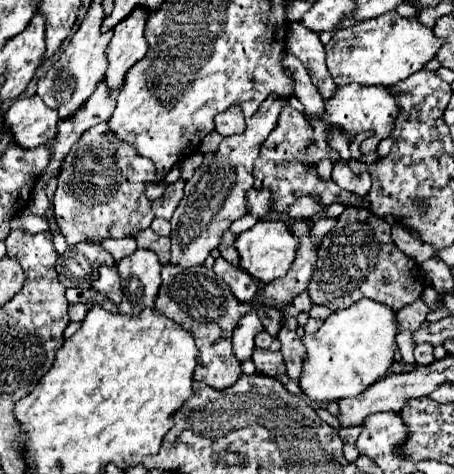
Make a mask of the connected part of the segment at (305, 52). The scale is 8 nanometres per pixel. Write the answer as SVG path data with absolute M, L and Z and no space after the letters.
M299 22L289 24L289 34L287 34L287 50L303 62L307 68L315 88L321 92L323 100L329 102L337 90L335 82L331 80L331 74L327 72L325 66L325 48L319 40L319 34L313 30L305 28Z

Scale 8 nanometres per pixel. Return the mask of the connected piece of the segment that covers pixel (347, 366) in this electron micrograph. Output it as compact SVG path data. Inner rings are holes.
M361 298L345 310L335 310L315 334L303 338L307 356L299 386L317 404L359 396L389 372L395 360L397 334L397 310L387 304Z

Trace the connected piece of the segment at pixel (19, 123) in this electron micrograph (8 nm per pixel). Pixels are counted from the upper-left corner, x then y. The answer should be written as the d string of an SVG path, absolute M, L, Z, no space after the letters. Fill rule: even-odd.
M35 94L29 98L17 98L5 112L5 122L17 144L35 148L47 144L47 140L57 134L59 116Z

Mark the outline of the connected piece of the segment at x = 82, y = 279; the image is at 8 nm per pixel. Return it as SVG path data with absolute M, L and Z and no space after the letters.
M79 242L75 246L69 246L59 256L57 274L67 288L89 288L95 282L95 276L99 276L99 264L115 264L115 260L107 250L103 250L103 246Z

